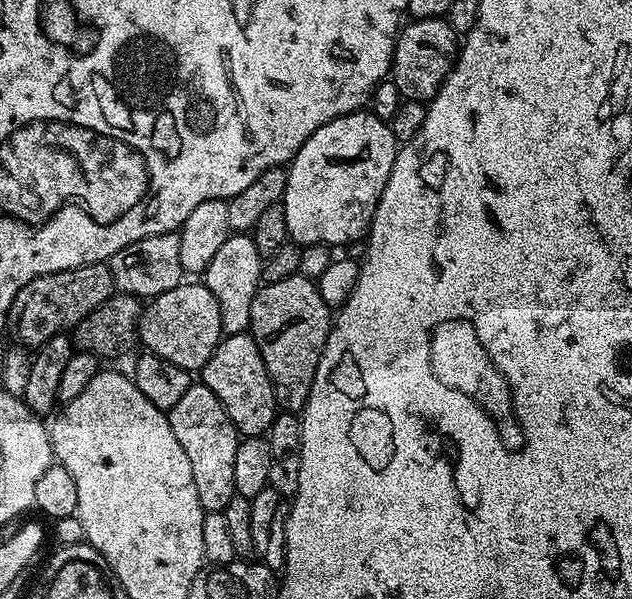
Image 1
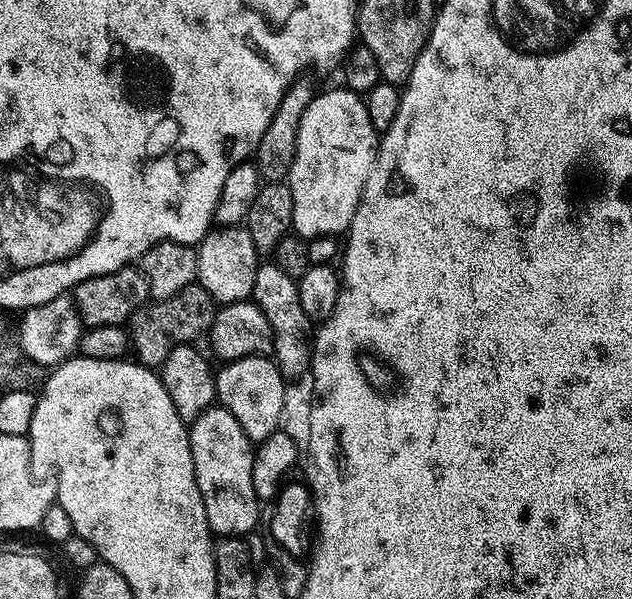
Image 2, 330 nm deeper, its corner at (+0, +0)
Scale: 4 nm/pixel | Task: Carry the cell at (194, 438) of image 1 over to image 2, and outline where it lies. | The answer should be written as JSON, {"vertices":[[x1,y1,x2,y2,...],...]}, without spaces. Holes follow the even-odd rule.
{"vertices":[[213,406,207,408,198,419,191,421,188,441,194,458,194,478,198,482,198,494,202,494,202,506,206,506,208,528,220,538,244,538,257,531,262,502,254,494,254,442,238,426,230,410]]}

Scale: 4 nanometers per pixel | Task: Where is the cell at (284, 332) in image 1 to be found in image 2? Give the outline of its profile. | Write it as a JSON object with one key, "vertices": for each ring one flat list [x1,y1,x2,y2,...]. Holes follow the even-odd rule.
{"vertices":[[275,262,261,263,254,274,254,290,251,299,260,307,262,314,272,327,272,344,274,359,280,373,285,378,300,376,309,371,312,363,312,349,310,347,310,321,306,310,302,310,302,302,298,299,296,280,286,274,286,270,279,268]]}

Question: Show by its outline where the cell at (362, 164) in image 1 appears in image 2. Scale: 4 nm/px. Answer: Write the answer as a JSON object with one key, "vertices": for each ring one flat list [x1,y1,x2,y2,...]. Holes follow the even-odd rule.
{"vertices":[[343,86,321,91,306,106,302,122,298,126,298,146,294,154,292,169,288,171,286,183,294,198,292,232,310,241,315,236,336,236,347,233,354,214,360,205,366,178,376,161,378,133,373,128,368,114,367,103,357,93,349,92]]}

